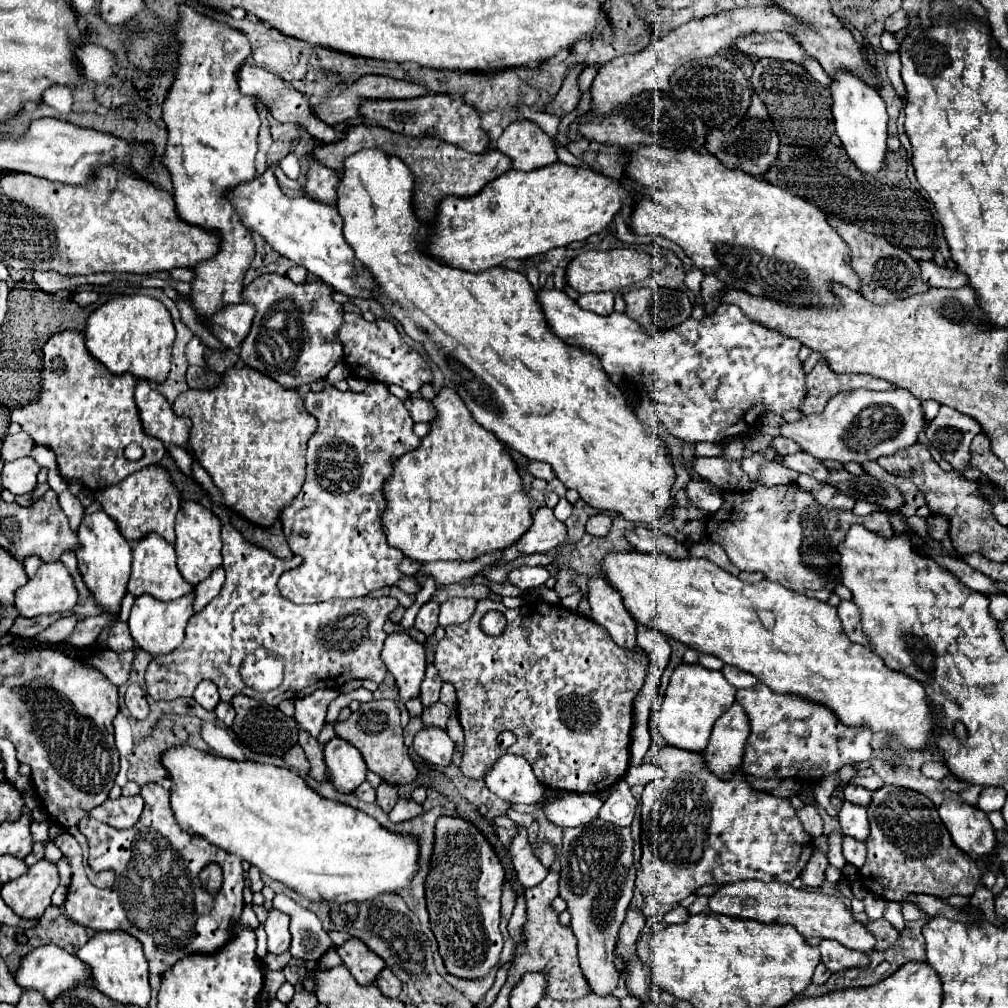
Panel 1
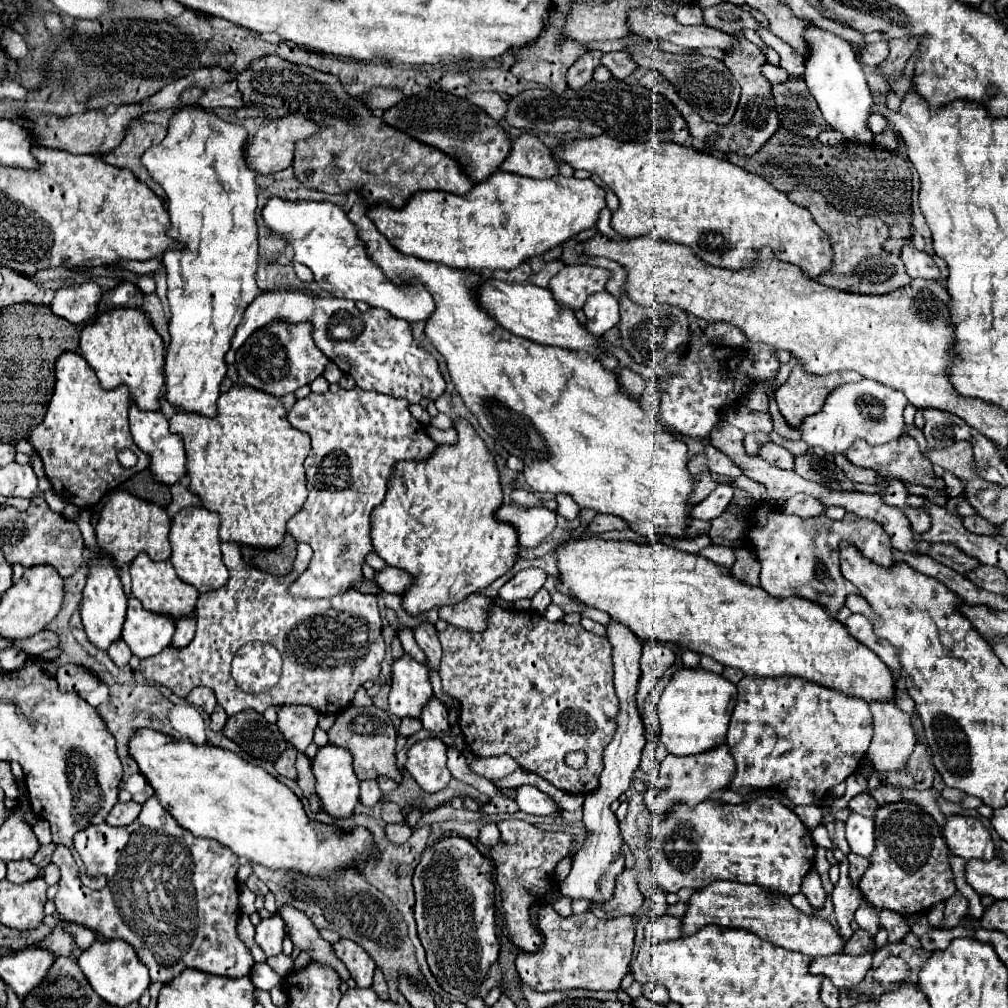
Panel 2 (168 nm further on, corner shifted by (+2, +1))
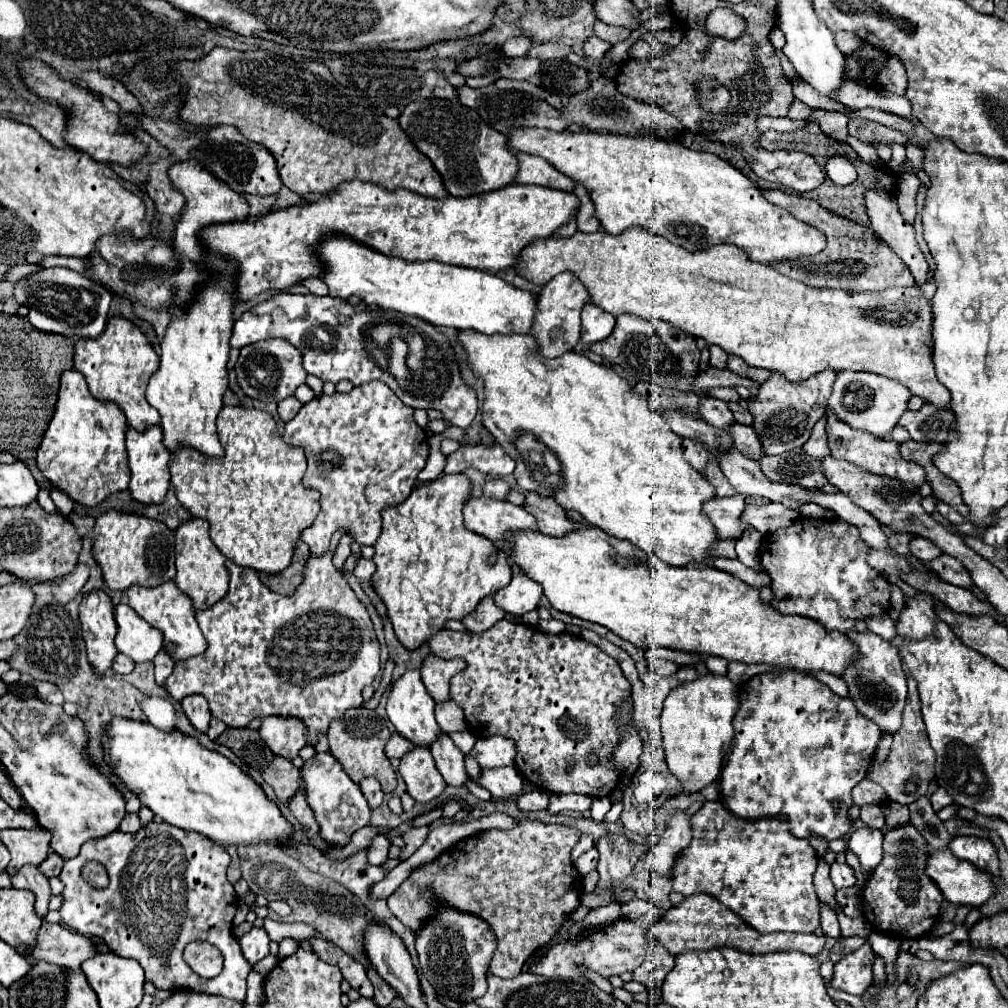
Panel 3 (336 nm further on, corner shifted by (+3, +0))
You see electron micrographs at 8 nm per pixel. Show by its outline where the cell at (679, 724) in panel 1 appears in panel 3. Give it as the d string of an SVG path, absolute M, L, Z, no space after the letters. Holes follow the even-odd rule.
M703 674L669 692L661 714L665 762L683 784L685 792L697 792L717 780L733 739L731 720L739 708L737 684L727 676Z

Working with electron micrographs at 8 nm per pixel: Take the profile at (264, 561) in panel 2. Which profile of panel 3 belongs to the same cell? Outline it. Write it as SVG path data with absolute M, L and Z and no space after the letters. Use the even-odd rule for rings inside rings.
M297 542L291 564L277 574L263 574L261 572L261 582L267 584L277 594L291 594L299 586L299 582L303 580L303 568L305 568L307 558L309 558L309 548L303 542Z

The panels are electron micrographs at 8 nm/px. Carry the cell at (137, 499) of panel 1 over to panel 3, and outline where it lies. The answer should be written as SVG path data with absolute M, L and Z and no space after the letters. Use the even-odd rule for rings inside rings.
M109 510L97 518L93 534L93 556L111 590L127 590L133 584L159 586L161 582L175 578L173 532L163 522Z

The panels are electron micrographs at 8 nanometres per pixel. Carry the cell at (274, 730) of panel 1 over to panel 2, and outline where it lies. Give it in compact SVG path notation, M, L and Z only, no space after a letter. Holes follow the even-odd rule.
M242 711L230 717L222 733L254 759L276 761L288 747L286 741L282 741L282 733L278 733L278 727L266 723L264 717L254 711Z

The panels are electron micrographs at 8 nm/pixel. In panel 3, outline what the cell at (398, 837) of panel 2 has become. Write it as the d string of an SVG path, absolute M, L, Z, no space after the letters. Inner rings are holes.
M377 834L373 838L373 842L371 842L371 846L369 846L369 854L367 854L369 862L371 864L383 864L383 862L387 862L389 846L391 846L389 838L385 834Z

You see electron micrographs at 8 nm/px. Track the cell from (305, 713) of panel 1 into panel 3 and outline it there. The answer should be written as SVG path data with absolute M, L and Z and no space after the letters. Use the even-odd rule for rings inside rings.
M263 718L261 740L279 756L293 760L305 746L305 726L295 718Z

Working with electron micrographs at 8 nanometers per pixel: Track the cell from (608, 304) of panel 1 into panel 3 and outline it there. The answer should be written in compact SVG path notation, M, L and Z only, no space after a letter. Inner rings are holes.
M593 302L583 306L581 312L581 340L585 344L601 342L605 340L615 328L615 316L611 316L605 310L599 310Z

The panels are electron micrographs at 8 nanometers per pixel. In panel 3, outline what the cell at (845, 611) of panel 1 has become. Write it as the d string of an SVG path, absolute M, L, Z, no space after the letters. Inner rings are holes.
M869 630L849 632L847 636L859 646L859 652L861 652L861 658L857 660L857 664L847 668L847 672L843 674L843 680L849 686L849 698L855 702L857 710L865 714L867 718L871 718L881 730L895 734L901 728L901 712L907 700L907 684L905 684L905 674L901 668L899 650L891 642L883 640L881 636Z

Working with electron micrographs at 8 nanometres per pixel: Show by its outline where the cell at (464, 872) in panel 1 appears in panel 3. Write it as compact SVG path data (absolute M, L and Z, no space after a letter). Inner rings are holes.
M441 906L437 918L429 918L429 922L415 932L415 944L423 976L441 998L471 1002L485 994L489 962L495 954L497 942L493 928L483 918L461 914L451 906Z

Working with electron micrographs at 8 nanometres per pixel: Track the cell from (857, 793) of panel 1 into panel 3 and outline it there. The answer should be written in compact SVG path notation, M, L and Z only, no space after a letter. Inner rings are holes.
M861 806L861 816L859 816L867 826L871 828L883 828L885 826L885 818L881 812L881 806Z

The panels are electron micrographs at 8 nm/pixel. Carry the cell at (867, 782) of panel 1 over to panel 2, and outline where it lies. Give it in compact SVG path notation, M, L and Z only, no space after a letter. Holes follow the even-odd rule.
M898 789L902 791L904 794L904 799L912 800L910 802L914 802L915 804L919 805L920 809L924 812L930 814L937 824L942 828L946 816L941 812L937 802L936 802L936 795L935 792L931 789L927 789L924 791L916 791L911 789Z

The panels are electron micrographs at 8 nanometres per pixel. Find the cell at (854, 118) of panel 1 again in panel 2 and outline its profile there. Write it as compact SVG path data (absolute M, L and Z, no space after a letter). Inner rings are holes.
M810 27L804 31L804 41L808 45L808 57L804 59L804 73L802 79L808 85L812 97L816 99L824 119L840 131L848 141L852 143L872 143L874 135L868 129L868 117L870 117L870 107L872 95L864 79L864 71L856 59L856 53L852 45L838 35Z

